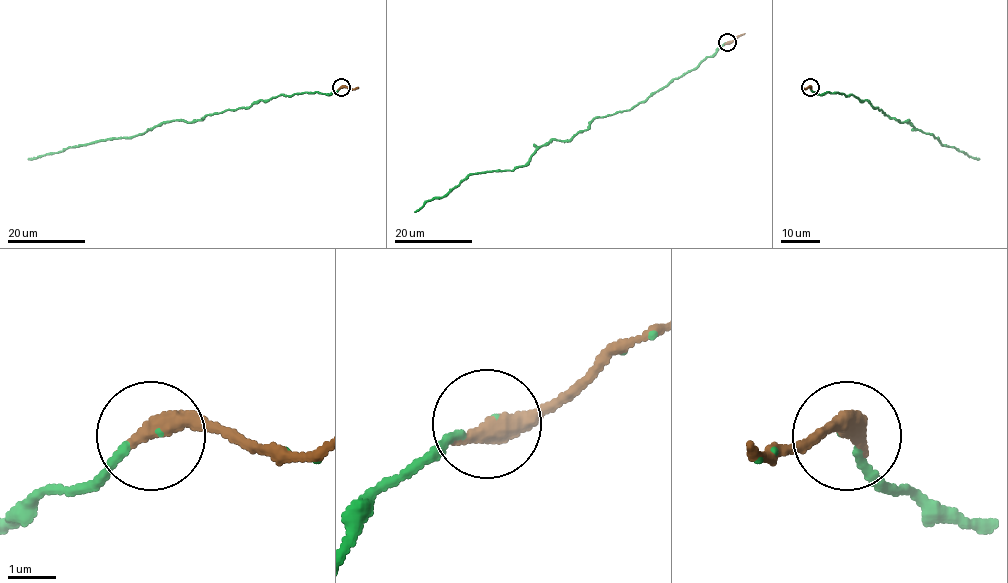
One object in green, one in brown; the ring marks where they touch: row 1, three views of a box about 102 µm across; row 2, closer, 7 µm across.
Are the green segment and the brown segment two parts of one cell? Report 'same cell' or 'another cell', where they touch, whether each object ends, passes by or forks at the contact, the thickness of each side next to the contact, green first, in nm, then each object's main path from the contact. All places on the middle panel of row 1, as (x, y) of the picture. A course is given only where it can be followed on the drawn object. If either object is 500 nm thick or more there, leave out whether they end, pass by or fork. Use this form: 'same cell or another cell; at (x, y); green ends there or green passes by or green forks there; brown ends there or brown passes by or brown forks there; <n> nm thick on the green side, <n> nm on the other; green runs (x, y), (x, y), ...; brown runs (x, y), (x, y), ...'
same cell; at (727, 42); green ends there; brown ends there; 80 nm thick on the green side, 480 nm on the other; green runs (728, 41), (630, 110), (597, 116), (569, 140), (551, 139), (524, 165), (468, 175), (414, 212); brown runs (727, 42), (745, 34)

